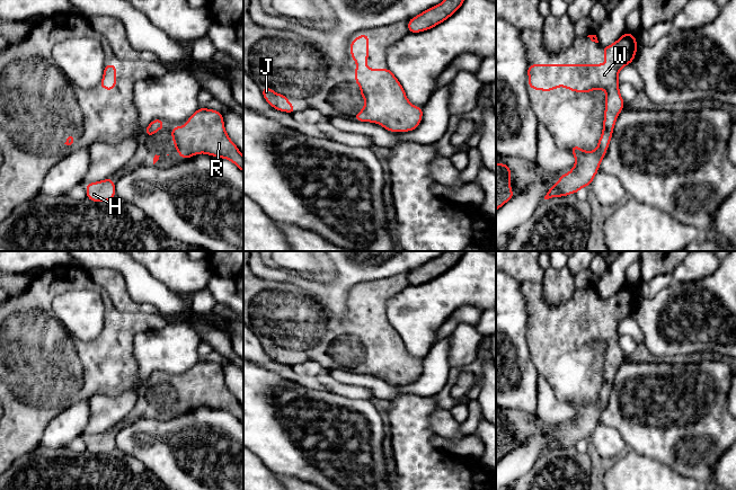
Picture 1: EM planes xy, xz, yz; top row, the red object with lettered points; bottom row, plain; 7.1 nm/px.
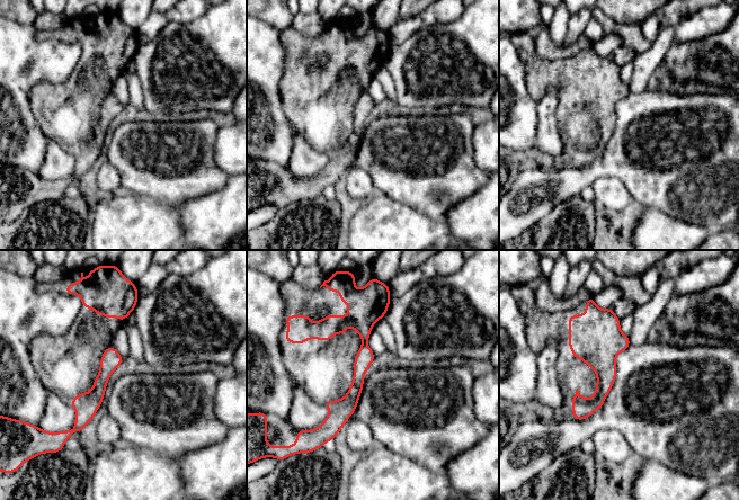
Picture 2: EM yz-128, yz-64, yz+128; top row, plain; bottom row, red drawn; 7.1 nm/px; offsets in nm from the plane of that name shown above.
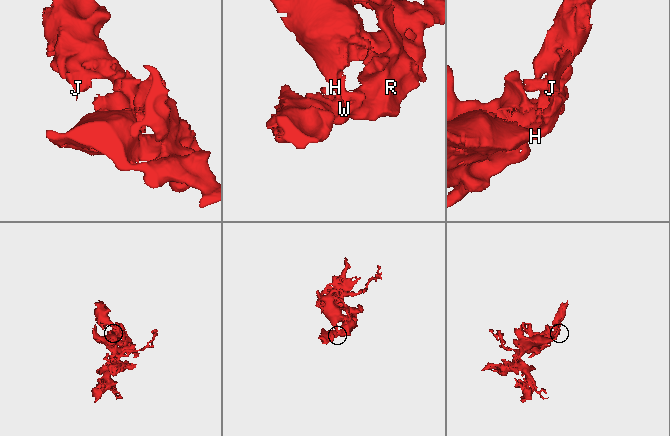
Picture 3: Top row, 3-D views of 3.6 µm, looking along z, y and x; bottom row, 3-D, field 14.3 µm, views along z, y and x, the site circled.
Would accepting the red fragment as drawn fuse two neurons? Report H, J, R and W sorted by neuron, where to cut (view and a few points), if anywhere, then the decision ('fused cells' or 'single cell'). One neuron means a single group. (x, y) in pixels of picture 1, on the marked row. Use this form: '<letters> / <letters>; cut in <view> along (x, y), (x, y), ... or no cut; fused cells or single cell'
H J R W; no cut; single cell

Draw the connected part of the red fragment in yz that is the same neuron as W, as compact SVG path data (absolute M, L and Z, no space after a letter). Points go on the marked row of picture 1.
M626 32L617 42L603 47L605 64L529 64L526 83L533 91L541 88L542 92L548 92L564 86L580 93L595 89L606 92L603 132L597 149L588 152L574 144L570 151L576 159L575 166L568 173L560 175L559 182L553 182L544 199L578 194L593 181L610 145L615 121L626 106L619 92L618 73L632 63L637 46L633 34Z

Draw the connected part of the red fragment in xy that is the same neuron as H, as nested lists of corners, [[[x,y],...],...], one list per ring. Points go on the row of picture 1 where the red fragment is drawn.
[[[107,178],[98,182],[86,185],[87,198],[91,202],[108,202],[115,197],[115,182]]]

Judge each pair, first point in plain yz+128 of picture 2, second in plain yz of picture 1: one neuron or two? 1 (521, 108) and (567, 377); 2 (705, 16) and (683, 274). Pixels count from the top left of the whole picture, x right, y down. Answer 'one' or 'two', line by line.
1: two
2: one

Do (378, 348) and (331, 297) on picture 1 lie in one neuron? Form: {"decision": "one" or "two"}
{"decision": "two"}

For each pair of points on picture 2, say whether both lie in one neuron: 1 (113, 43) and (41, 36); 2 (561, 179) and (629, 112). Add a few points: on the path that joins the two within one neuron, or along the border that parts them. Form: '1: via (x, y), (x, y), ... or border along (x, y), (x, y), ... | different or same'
1: via (95, 36), (59, 34) | same
2: via (584, 177), (595, 170), (616, 149), (623, 134) | same

